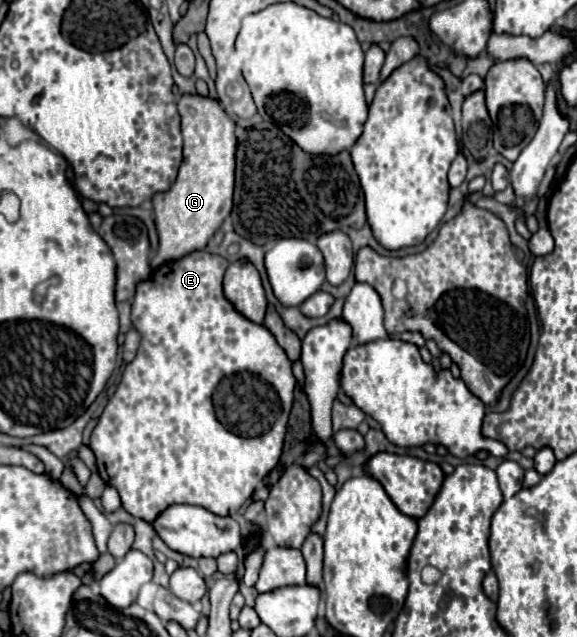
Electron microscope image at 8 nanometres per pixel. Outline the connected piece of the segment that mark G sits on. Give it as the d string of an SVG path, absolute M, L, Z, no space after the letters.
M199 94L181 96L179 100L181 132L185 140L183 162L175 184L161 194L153 196L155 226L159 234L157 256L151 260L151 270L161 264L179 260L189 252L203 250L207 240L221 228L223 220L233 208L233 182L235 182L235 124L223 108Z

